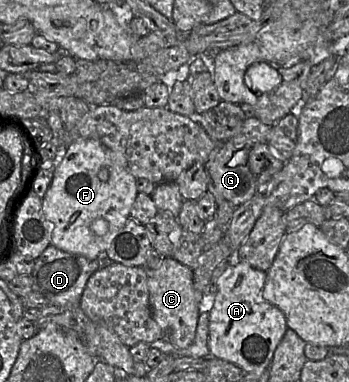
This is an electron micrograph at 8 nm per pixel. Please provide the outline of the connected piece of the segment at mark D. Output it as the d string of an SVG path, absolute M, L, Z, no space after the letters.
M49 244L35 259L31 273L33 291L42 294L48 301L48 305L41 309L42 315L62 313L65 309L79 307L82 293L90 276L111 263L113 261L106 255L90 260L82 255L65 252Z

